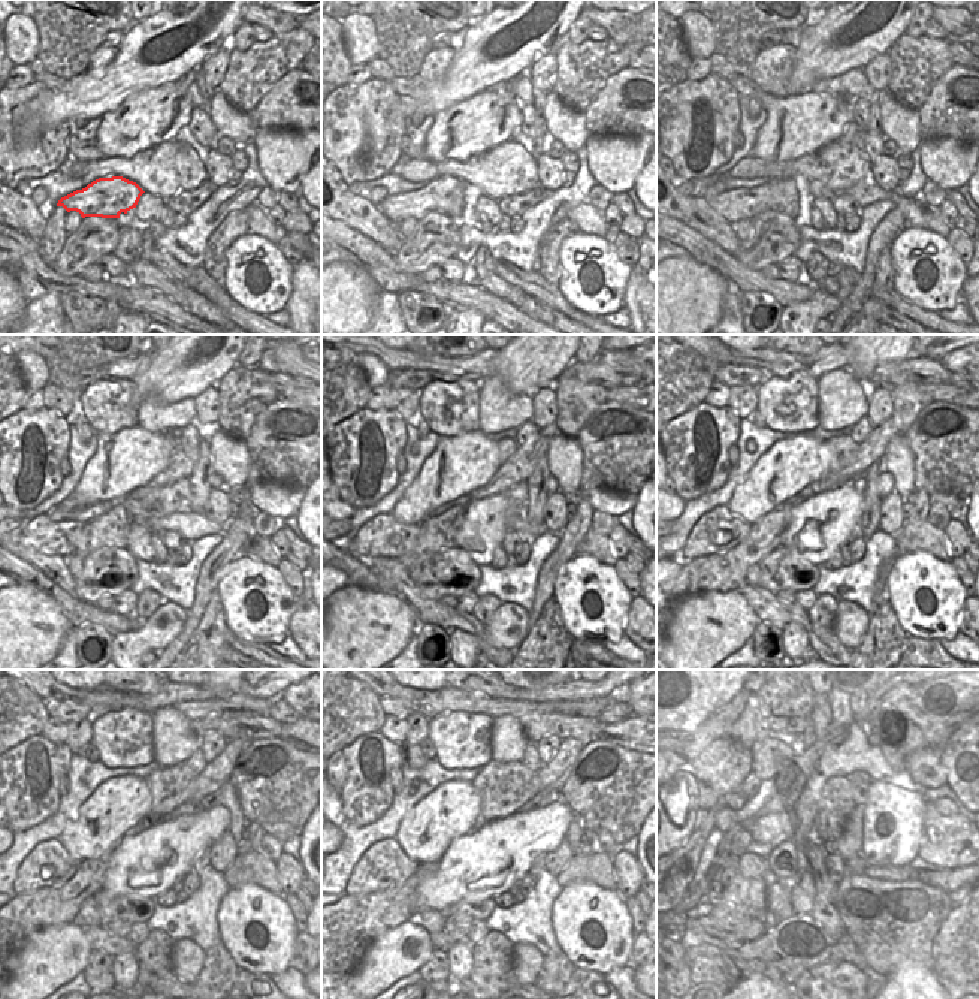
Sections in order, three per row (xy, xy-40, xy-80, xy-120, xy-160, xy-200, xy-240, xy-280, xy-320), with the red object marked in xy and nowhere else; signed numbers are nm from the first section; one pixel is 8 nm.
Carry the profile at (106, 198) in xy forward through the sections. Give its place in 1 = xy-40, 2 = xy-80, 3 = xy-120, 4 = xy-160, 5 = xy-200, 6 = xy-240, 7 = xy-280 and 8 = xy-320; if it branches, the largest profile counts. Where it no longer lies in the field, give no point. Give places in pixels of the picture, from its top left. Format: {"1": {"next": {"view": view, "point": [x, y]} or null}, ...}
{"1": {"next": {"view": "xy-40", "point": [438, 195]}}, "2": {"next": {"view": "xy-80", "point": [734, 205]}}, "3": {"next": {"view": "xy-120", "point": [65, 539]}}, "4": {"next": {"view": "xy-160", "point": [383, 536]}}, "5": {"next": {"view": "xy-200", "point": [718, 531]}}, "6": {"next": {"view": "xy-240", "point": [48, 865]}}, "7": {"next": {"view": "xy-280", "point": [384, 865]}}, "8": {"next": {"view": "xy-320", "point": [716, 868]}}}

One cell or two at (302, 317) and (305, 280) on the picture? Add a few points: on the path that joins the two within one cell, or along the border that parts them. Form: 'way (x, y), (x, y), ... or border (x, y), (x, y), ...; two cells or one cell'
way (302, 308), (305, 289); one cell

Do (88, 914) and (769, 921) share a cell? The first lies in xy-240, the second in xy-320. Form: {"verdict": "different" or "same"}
{"verdict": "same"}

